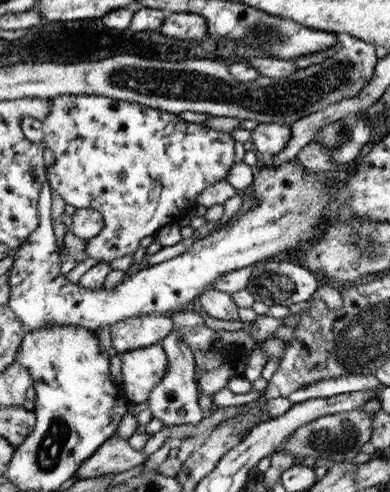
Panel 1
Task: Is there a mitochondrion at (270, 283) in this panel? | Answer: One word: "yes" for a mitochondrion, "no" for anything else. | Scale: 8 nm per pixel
yes

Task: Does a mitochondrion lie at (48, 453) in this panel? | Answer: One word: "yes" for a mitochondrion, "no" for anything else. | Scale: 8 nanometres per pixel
yes

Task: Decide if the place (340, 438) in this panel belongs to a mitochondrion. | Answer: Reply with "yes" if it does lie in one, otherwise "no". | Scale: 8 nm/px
yes

